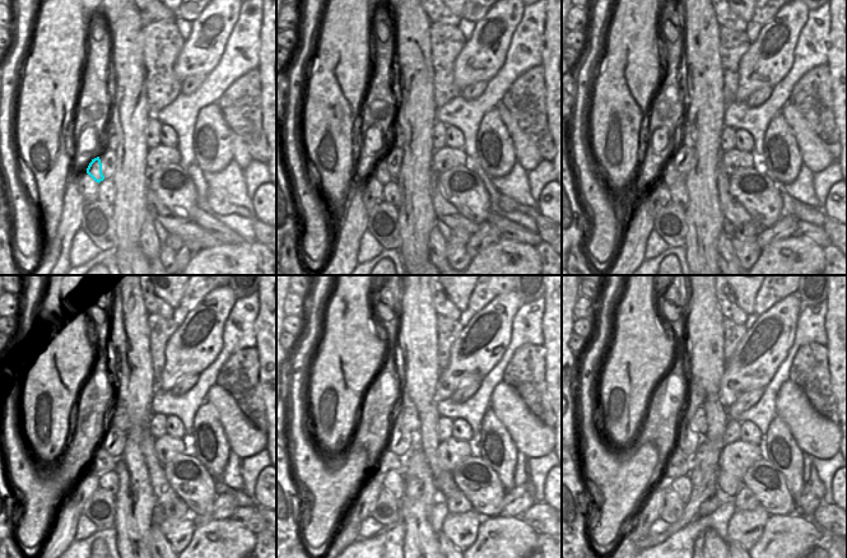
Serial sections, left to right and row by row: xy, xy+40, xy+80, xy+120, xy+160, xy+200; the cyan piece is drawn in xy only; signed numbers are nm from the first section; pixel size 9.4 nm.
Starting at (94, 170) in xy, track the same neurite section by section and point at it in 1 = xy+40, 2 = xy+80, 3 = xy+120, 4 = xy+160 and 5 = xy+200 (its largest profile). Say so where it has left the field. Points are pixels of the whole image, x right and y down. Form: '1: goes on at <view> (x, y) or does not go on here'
1: goes on at xy+40 (381, 172)
2: goes on at xy+80 (670, 175)
3: goes on at xy+120 (102, 461)
4: goes on at xy+160 (389, 461)
5: goes on at xy+200 (679, 464)

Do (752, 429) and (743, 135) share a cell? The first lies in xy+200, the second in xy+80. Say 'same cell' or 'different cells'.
same cell

